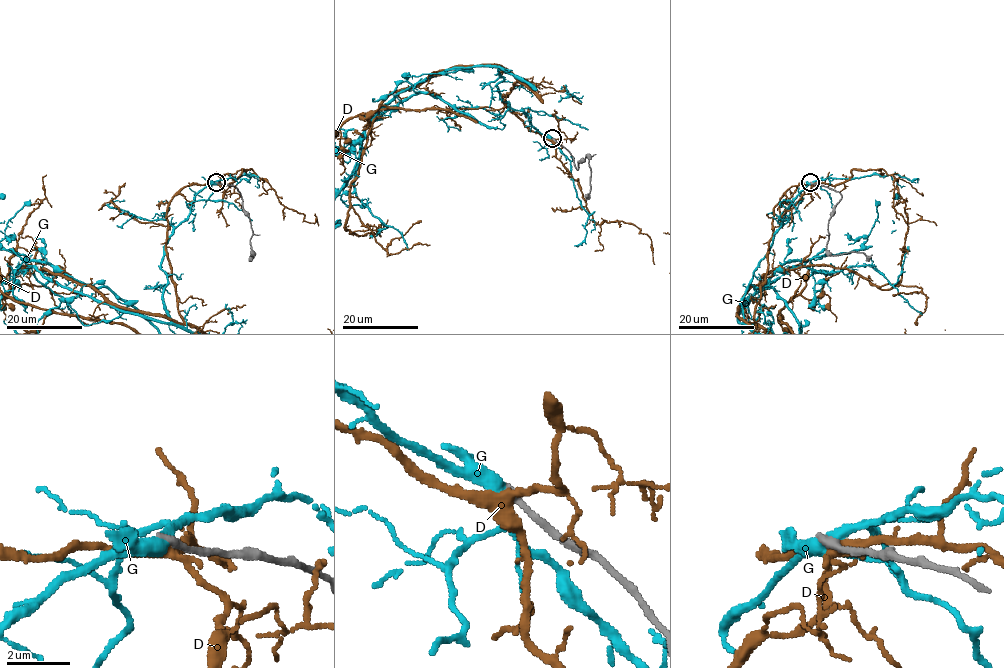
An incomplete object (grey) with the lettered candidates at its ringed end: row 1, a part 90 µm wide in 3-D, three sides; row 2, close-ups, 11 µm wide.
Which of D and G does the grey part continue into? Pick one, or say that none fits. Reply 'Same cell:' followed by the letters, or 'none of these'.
Same cell: none of these

